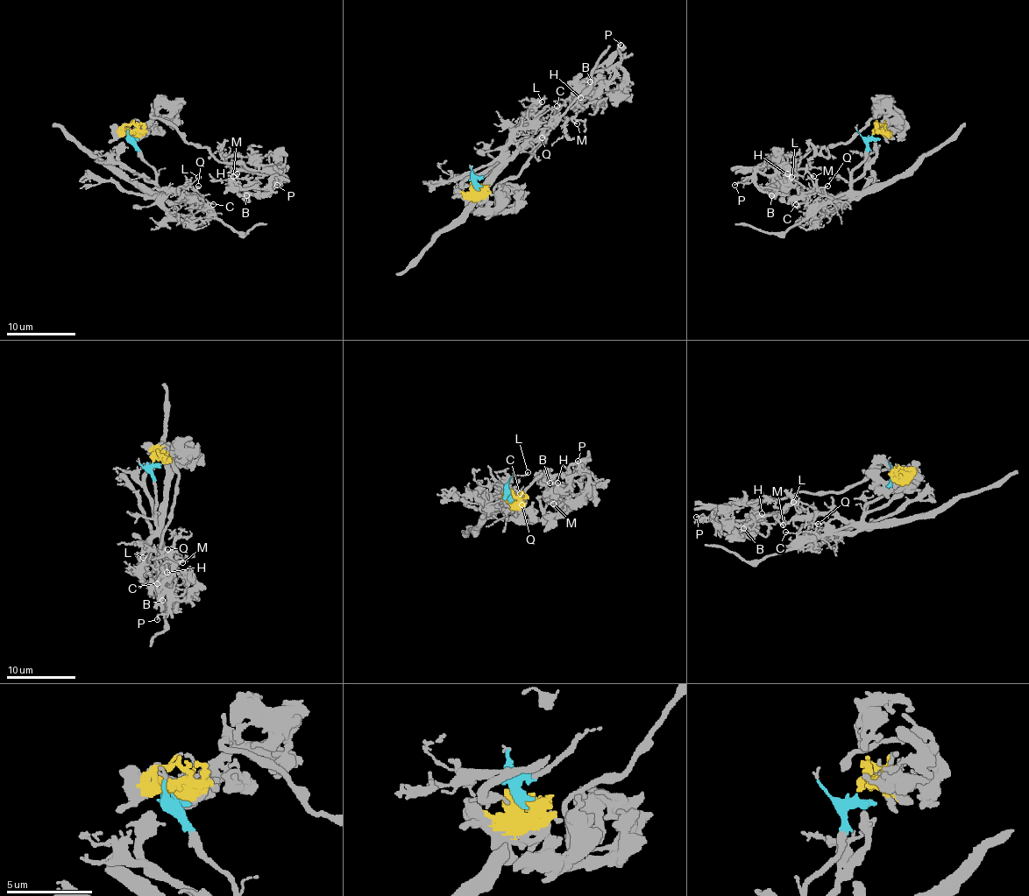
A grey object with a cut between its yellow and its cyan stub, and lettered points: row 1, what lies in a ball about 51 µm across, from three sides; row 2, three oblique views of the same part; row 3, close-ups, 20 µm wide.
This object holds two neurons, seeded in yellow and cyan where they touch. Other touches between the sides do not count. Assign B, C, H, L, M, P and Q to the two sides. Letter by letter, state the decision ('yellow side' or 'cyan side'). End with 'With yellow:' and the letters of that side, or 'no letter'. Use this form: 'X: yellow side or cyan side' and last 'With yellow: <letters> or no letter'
B: yellow side
C: cyan side
H: yellow side
L: cyan side
M: yellow side
P: yellow side
Q: cyan side
With yellow: B, H, M, P

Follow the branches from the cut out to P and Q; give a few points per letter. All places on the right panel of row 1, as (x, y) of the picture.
P: (872, 134), (893, 134), (900, 116), (877, 115), (848, 140), (811, 149), (795, 161), (759, 165), (734, 185)
Q: (872, 136), (867, 142), (867, 156), (852, 172), (848, 190), (831, 199), (824, 190), (827, 185)

